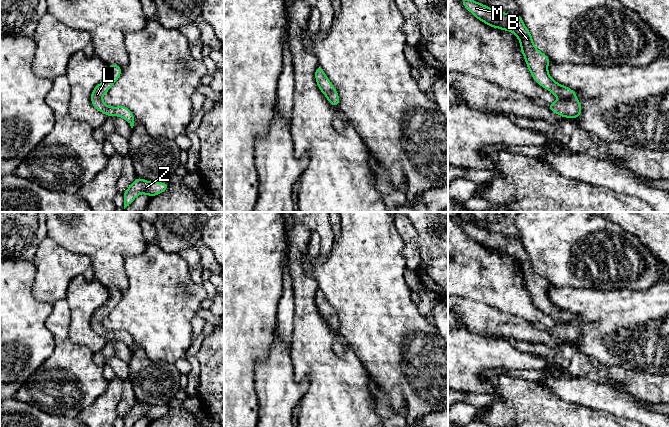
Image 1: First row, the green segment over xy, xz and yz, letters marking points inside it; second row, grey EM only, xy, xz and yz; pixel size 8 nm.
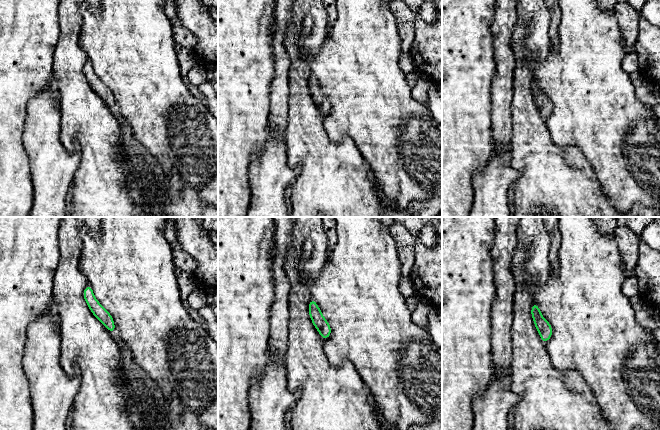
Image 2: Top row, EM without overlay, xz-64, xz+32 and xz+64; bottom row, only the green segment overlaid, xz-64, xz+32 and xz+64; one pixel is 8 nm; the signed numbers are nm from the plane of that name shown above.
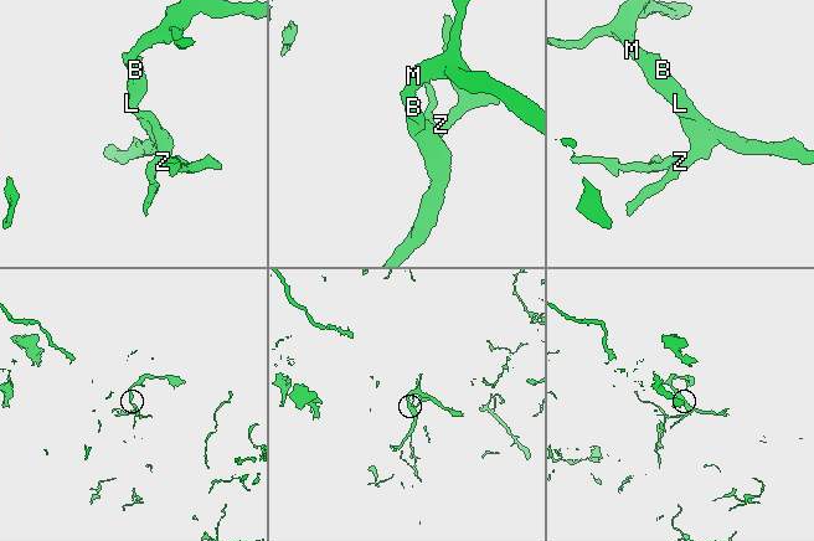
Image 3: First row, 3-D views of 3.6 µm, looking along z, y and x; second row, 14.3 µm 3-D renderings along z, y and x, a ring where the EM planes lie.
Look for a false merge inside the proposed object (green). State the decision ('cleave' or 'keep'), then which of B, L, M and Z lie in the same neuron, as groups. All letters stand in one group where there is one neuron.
keep | B L M Z

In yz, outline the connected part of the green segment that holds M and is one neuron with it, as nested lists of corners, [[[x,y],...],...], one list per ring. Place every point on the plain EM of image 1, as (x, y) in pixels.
[[[461,222],[464,231],[477,243],[494,252],[514,257],[520,265],[521,275],[533,303],[543,312],[548,313],[560,323],[549,328],[554,337],[566,342],[581,340],[581,327],[576,317],[557,306],[548,297],[549,281],[540,276],[533,267],[532,260],[522,245],[520,238],[505,238],[472,223]]]

